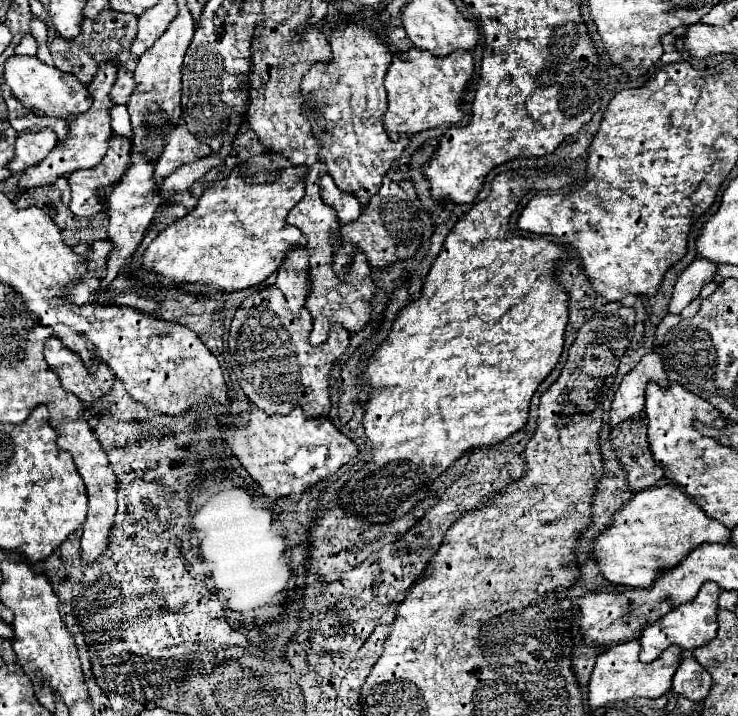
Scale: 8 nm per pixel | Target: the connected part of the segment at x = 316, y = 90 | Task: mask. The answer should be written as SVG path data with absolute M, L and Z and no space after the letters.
M359 24L339 26L331 34L329 44L333 50L333 58L327 64L315 64L315 68L307 72L303 82L303 96L315 100L315 110L319 112L319 118L325 128L321 132L319 160L327 166L329 176L335 180L335 184L341 190L353 192L361 204L367 204L369 198L377 194L383 174L387 174L387 170L393 166L393 160L399 158L407 146L407 142L389 140L383 128L383 114L387 110L387 92L383 88L383 76L393 58L391 58L391 50L383 46L383 38L379 34L373 34L371 30L361 28Z

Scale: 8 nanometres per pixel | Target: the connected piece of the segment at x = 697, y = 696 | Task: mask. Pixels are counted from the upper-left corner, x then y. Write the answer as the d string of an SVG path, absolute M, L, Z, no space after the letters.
M683 658L675 676L673 690L689 700L703 700L711 688L711 674L693 658Z

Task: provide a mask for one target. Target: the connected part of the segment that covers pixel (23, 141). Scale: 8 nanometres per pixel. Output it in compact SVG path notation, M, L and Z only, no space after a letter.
M43 128L39 132L19 132L17 140L15 140L15 158L9 162L9 170L13 174L23 172L25 168L41 162L51 148L57 144L57 134L49 128Z

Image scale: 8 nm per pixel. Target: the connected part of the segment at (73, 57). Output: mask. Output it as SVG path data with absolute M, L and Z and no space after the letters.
M103 10L97 20L83 20L81 34L75 40L67 42L61 36L57 36L51 42L49 50L51 50L55 66L59 70L63 70L63 72L75 74L77 80L81 80L85 86L93 80L93 76L97 74L97 68L101 64L117 62L117 80L115 80L115 84L111 88L111 98L115 100L115 104L127 104L131 94L135 92L133 72L135 72L135 66L137 66L137 60L139 60L129 50L135 34L137 34L137 18L135 16L115 12L115 10Z

